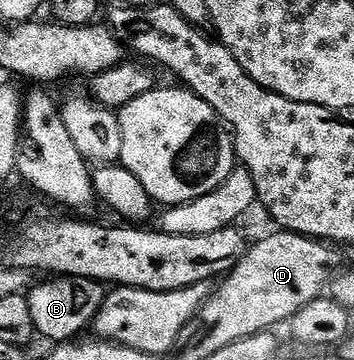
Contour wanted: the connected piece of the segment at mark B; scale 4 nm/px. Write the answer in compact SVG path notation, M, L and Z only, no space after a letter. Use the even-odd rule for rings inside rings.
M55 276L50 280L43 280L40 286L39 283L32 285L26 300L29 313L33 315L36 335L40 339L48 338L51 344L67 344L78 339L78 334L94 323L107 296L108 291L102 282L94 282L88 278Z

